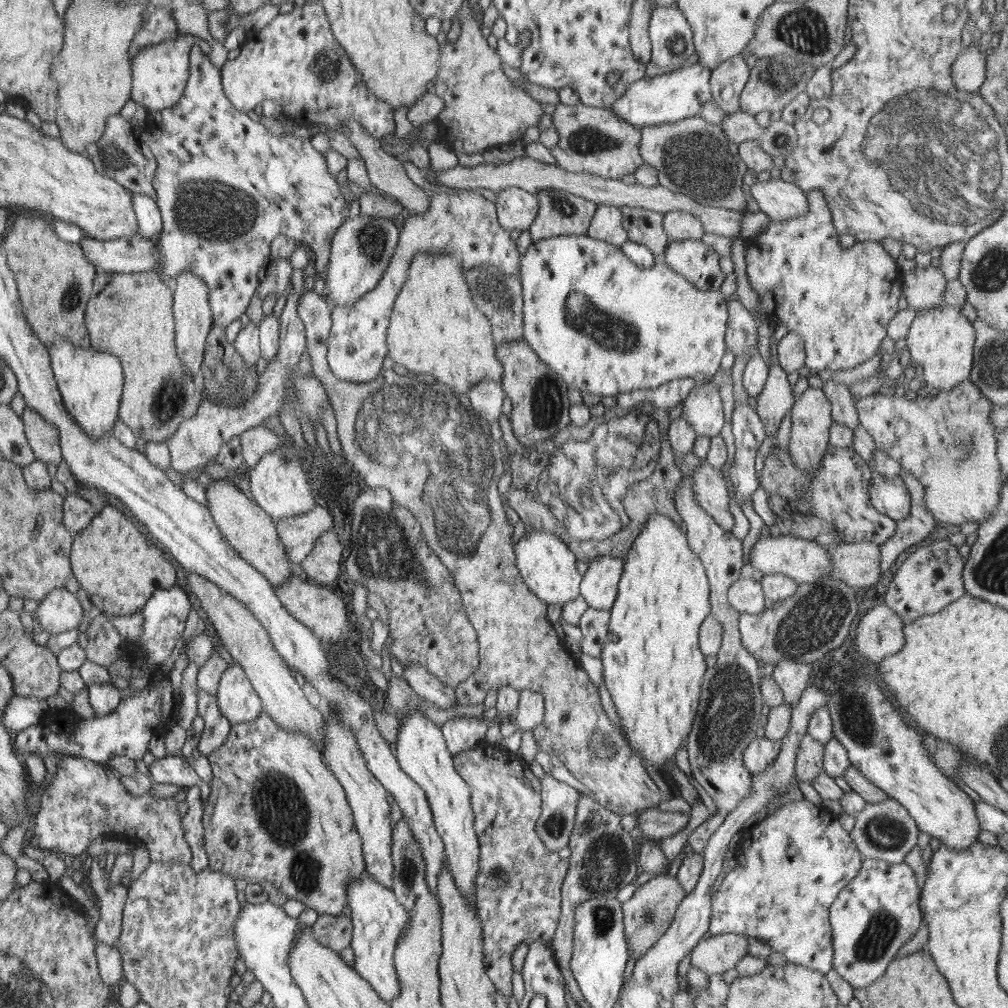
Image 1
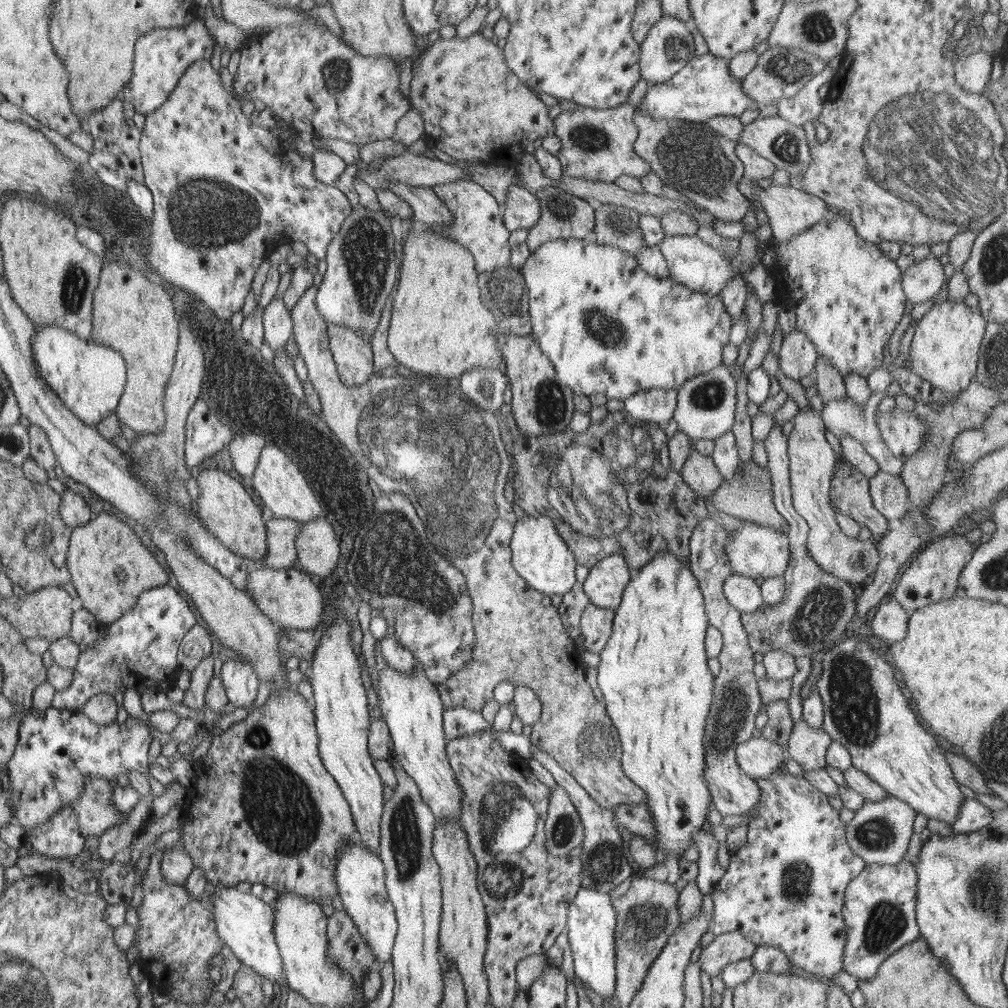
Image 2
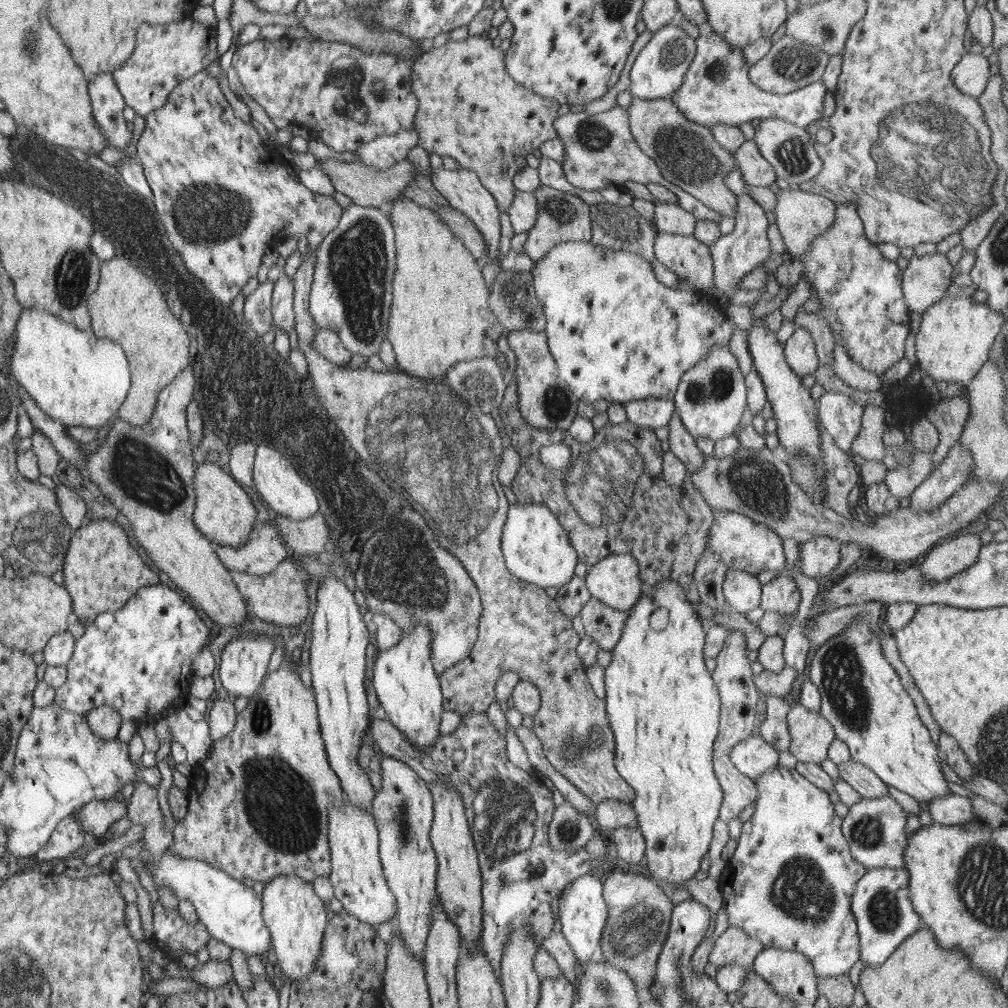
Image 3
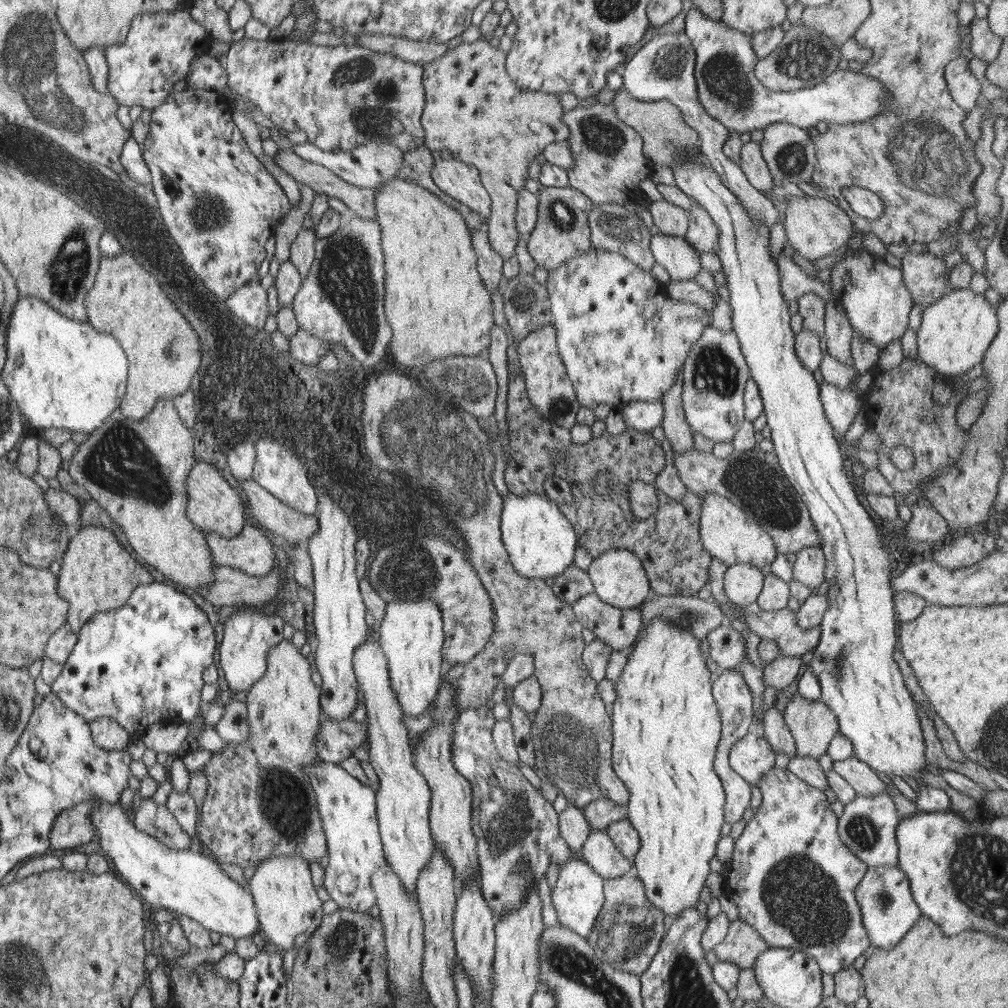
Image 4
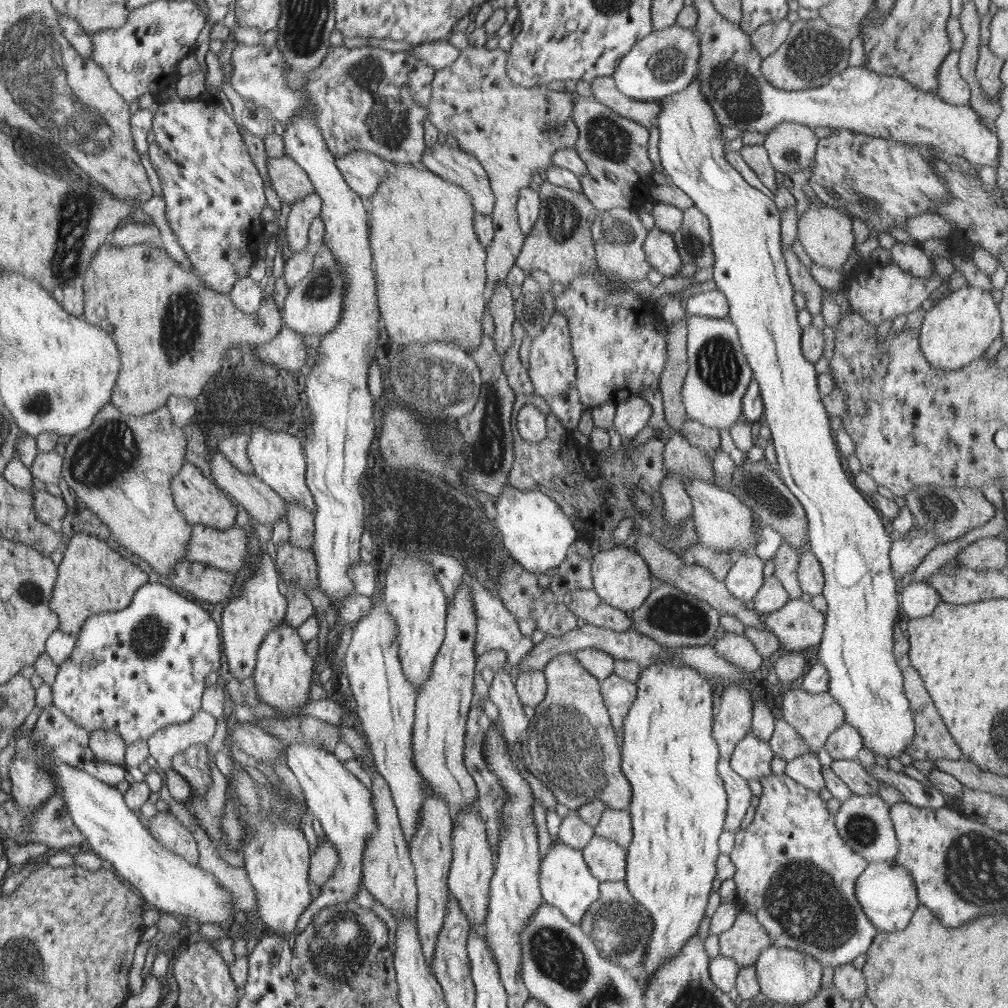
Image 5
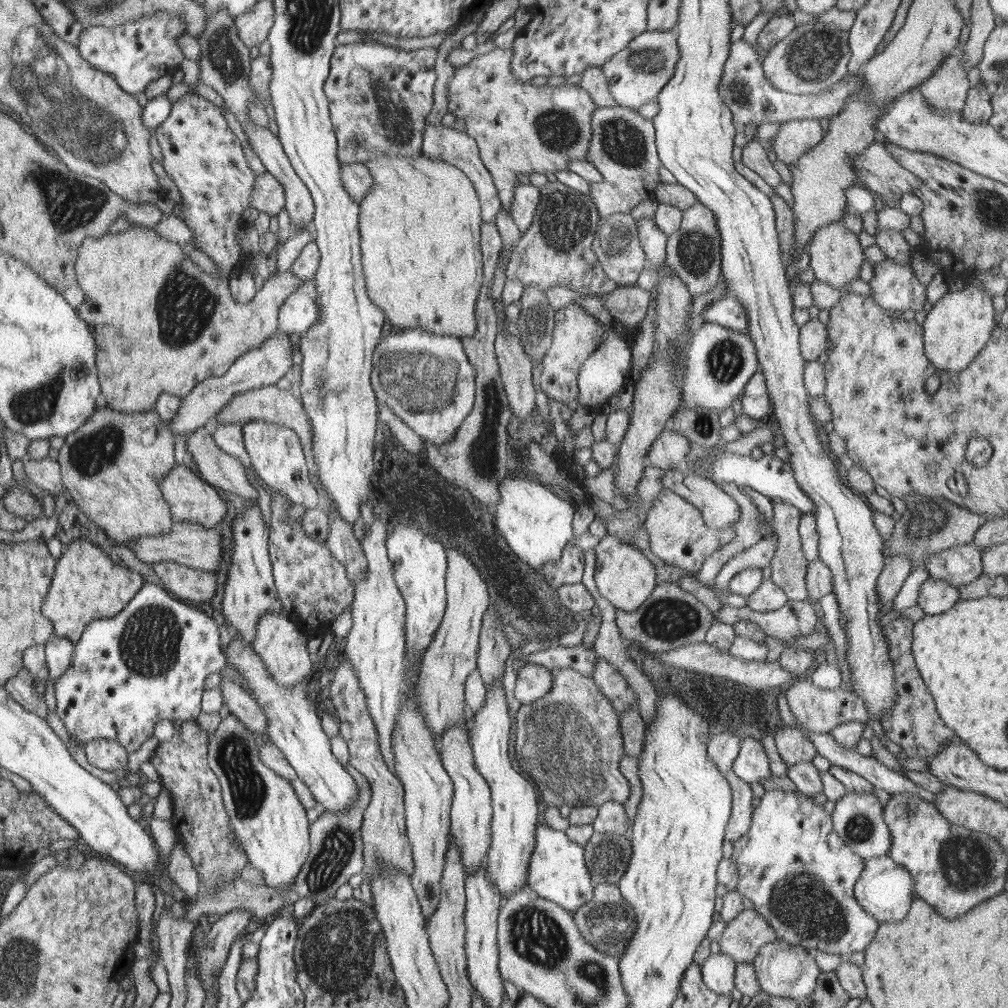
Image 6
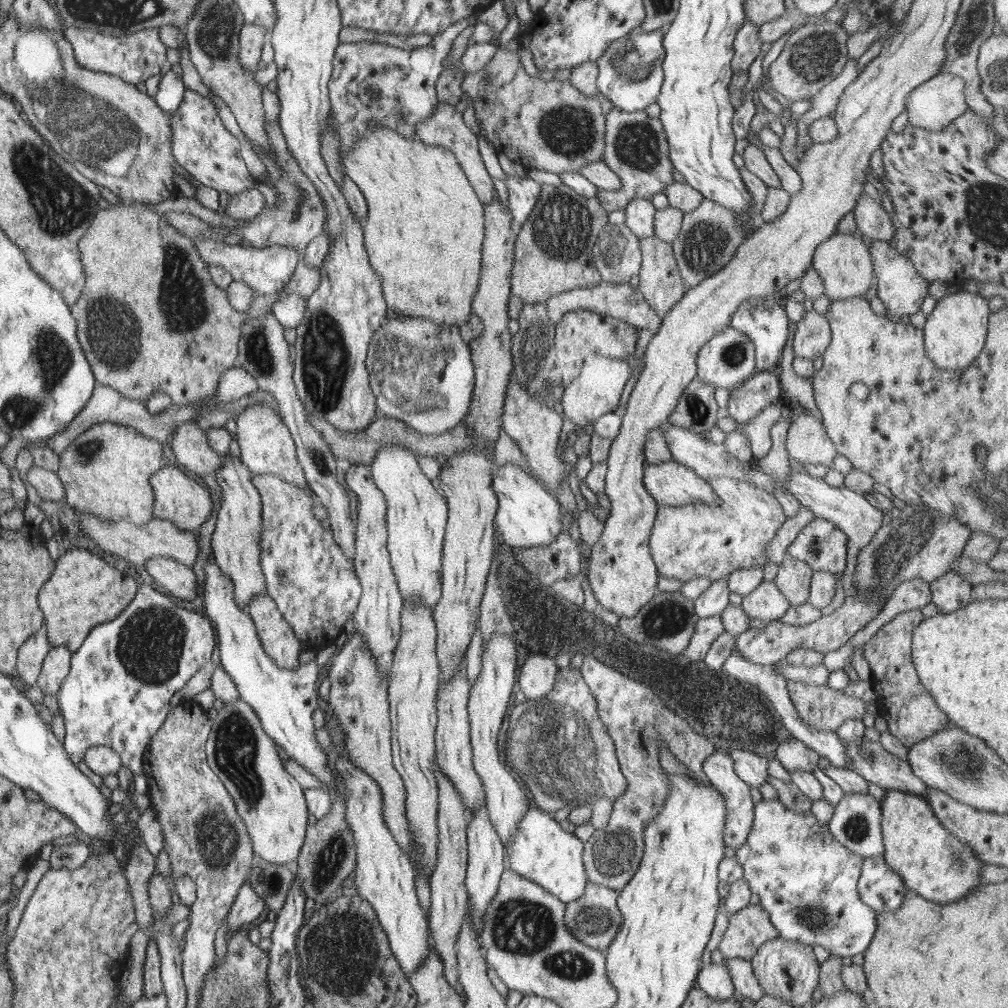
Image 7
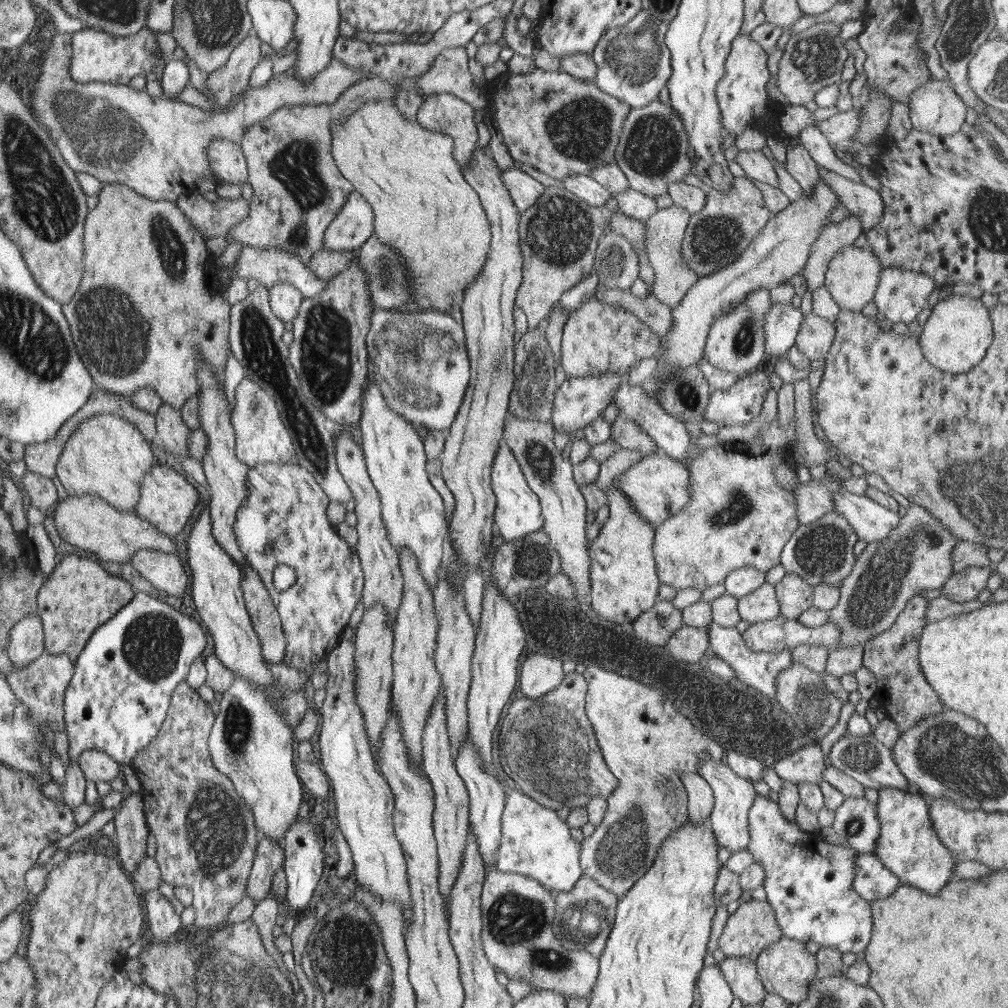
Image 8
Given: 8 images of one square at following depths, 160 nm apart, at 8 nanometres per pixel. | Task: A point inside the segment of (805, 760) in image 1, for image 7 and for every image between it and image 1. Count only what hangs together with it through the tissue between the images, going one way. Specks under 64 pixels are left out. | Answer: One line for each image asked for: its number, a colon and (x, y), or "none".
2: (807, 746)
3: (810, 734)
4: (812, 724)
5: (813, 716)
6: (819, 710)
7: (823, 708)

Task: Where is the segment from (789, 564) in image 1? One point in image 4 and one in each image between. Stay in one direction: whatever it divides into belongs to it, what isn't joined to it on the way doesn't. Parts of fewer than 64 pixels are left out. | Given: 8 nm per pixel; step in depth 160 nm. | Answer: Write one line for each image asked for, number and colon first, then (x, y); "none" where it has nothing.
2: (751, 550)
3: (742, 545)
4: (728, 535)

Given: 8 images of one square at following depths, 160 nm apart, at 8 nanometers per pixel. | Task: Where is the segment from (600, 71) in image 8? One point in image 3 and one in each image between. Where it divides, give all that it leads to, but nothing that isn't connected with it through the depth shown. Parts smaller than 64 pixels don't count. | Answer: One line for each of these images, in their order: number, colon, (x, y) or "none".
3: (657, 71)
4: (662, 69)
5: (665, 61)
6: (635, 75)
7: (629, 73)

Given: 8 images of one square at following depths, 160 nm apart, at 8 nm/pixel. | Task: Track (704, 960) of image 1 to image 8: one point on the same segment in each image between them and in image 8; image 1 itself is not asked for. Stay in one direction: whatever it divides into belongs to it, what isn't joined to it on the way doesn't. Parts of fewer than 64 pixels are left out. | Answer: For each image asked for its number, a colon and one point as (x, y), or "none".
2: (726, 948)
3: (734, 946)
4: (741, 944)
5: (745, 938)
6: (743, 935)
7: (748, 928)
8: (750, 927)

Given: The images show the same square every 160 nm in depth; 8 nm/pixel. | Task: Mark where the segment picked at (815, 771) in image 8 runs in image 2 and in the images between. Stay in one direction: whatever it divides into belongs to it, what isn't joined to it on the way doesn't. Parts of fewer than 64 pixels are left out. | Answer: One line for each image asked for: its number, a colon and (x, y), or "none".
2: (777, 728)
3: (772, 725)
4: (775, 731)
5: (785, 742)
6: (793, 747)
7: (793, 755)

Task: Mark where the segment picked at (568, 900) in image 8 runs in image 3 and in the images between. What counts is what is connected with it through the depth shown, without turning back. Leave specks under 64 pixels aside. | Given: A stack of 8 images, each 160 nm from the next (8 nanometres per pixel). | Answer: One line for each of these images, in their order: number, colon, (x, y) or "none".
3: (638, 910)
4: (627, 930)
5: (618, 925)
6: (606, 922)
7: (593, 918)

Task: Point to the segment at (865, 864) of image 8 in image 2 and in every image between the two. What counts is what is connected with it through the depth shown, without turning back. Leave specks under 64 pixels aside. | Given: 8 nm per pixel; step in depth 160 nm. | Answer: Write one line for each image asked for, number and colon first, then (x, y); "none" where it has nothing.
2: (878, 905)
3: (884, 916)
4: (887, 910)
5: (886, 893)
6: (883, 889)
7: (878, 887)

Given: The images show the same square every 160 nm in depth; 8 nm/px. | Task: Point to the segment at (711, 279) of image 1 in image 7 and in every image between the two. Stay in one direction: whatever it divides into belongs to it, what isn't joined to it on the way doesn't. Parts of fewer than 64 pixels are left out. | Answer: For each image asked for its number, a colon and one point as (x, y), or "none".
2: (693, 264)
3: (689, 259)
4: (674, 254)
5: (658, 246)
6: (653, 242)
7: (639, 213)

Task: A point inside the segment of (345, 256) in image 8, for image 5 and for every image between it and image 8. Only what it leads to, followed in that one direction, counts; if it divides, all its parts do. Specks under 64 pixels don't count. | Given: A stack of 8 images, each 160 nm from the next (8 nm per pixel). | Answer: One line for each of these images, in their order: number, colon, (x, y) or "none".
5: (172, 333)
6: (162, 326)
7: (186, 336)

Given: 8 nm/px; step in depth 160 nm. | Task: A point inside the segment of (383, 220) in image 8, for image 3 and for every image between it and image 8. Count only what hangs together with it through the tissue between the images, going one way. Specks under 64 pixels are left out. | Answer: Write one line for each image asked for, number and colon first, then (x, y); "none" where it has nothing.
3: (440, 316)
4: (436, 304)
5: (430, 278)
6: (420, 220)
7: (423, 232)

